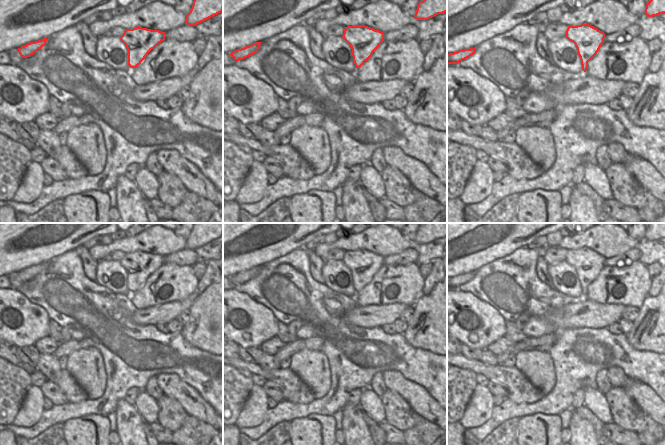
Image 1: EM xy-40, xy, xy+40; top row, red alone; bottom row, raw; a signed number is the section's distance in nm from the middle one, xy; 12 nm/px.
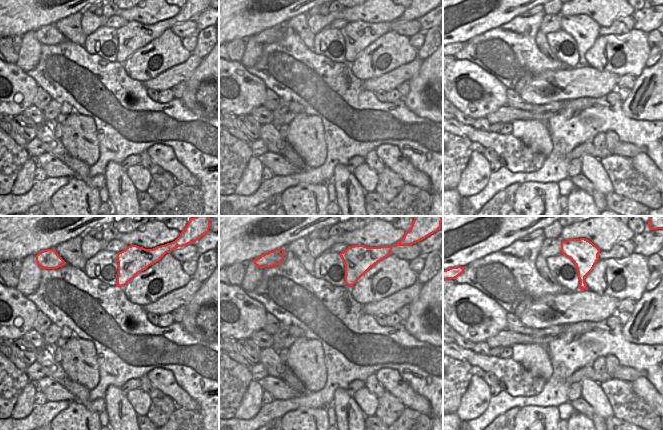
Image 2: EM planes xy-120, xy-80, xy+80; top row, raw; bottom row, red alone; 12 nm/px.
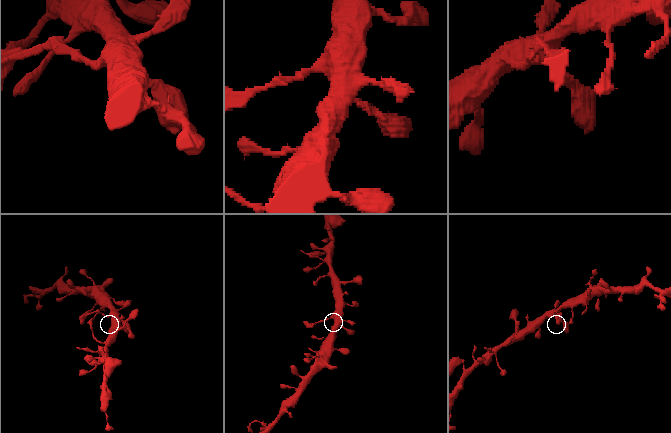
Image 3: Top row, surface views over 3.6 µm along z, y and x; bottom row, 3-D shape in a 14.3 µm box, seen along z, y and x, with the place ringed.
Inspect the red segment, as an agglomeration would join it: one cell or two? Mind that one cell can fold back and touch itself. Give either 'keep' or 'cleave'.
keep

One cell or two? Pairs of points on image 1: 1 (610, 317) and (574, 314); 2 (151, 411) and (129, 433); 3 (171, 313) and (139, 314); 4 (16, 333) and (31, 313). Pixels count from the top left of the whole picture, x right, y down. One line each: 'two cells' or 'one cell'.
1: one cell
2: two cells
3: one cell
4: one cell

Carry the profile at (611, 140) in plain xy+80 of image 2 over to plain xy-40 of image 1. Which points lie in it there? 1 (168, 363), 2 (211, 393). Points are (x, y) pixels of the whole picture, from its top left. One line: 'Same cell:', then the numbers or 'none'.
Same cell: none

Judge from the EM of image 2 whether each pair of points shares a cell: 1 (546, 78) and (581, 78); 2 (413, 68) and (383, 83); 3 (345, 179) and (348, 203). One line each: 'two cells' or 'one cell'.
1: one cell
2: one cell
3: one cell

